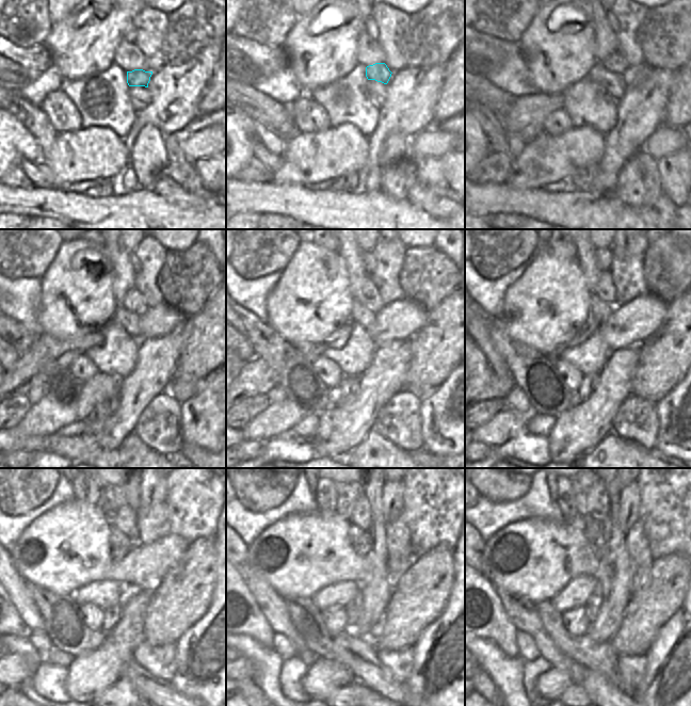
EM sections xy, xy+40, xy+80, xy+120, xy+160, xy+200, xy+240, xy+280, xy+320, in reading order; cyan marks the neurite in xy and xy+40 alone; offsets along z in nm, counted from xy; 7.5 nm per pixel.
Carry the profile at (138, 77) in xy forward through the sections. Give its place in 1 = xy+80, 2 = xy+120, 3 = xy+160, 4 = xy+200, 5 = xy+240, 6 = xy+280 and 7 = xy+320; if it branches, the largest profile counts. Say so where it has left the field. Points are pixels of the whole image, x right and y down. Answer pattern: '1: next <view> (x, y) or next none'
1: next xy+80 (614, 63)
2: next xy+120 (133, 301)
3: next xy+160 (368, 294)
4: next xy+200 (605, 289)
5: next xy+240 (111, 500)
6: next xy+280 (352, 503)
7: next xy+320 (591, 499)

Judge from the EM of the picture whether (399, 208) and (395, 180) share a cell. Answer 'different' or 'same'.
different

